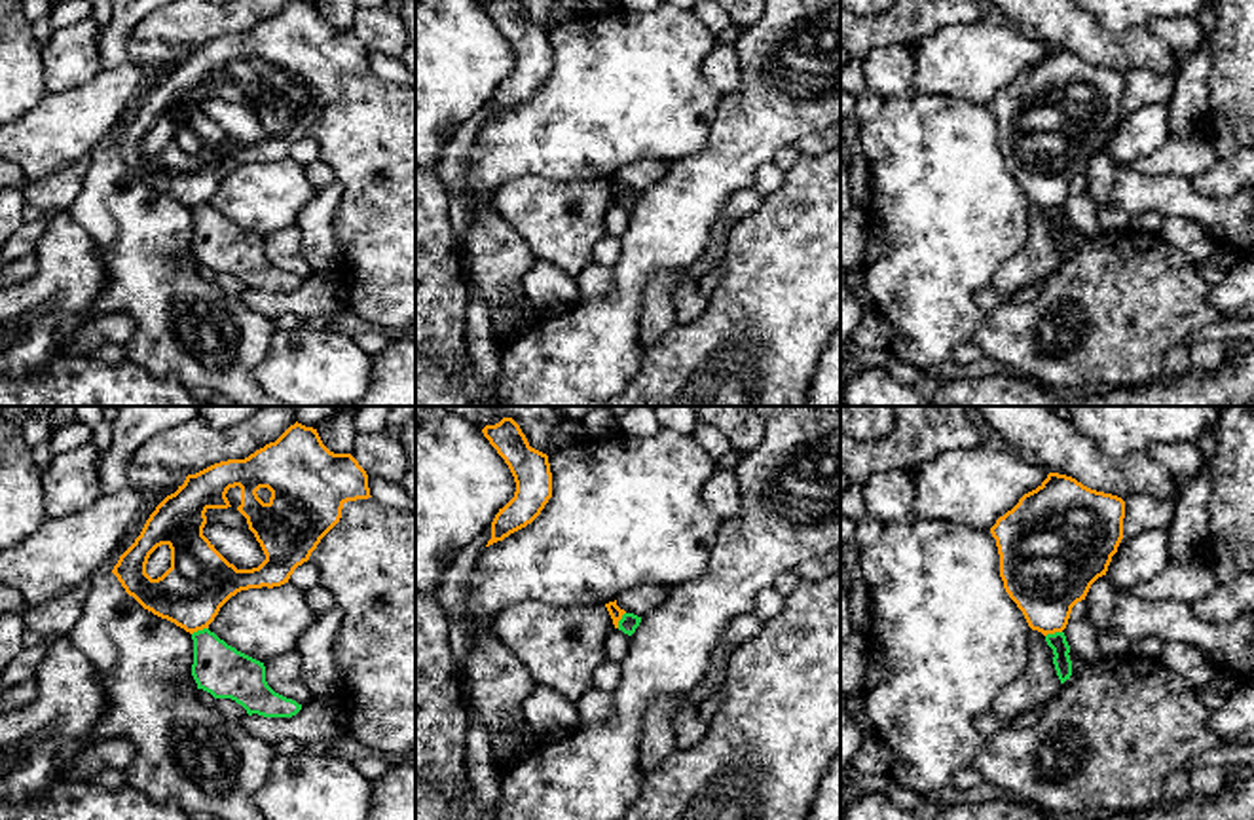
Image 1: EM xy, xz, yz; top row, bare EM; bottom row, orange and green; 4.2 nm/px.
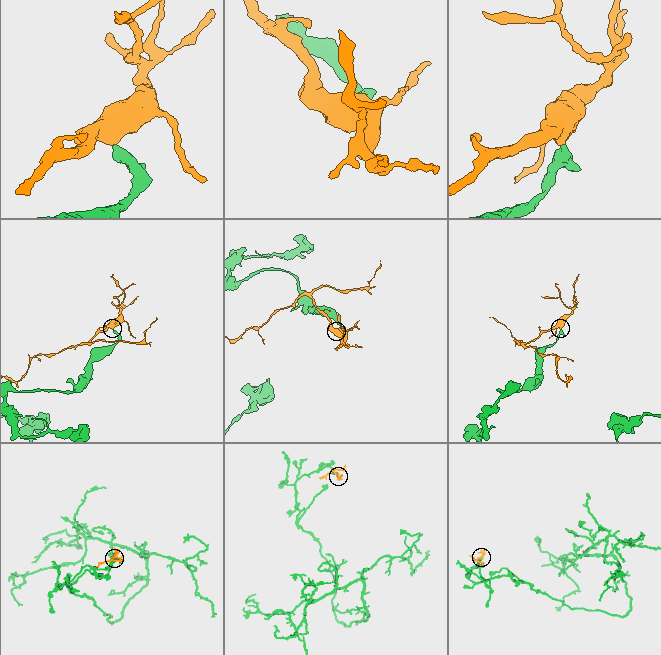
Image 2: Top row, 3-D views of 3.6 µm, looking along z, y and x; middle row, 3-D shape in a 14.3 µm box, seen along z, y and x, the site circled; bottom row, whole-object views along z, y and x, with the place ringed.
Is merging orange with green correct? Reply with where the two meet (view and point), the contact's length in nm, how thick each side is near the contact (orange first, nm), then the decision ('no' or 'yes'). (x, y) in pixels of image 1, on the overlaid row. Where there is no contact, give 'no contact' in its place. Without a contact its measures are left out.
xy (200, 629) | 80 nm | 280/220 nm | no

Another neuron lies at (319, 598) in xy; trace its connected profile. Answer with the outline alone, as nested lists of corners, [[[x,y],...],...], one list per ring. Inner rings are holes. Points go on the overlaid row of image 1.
[[[323,585],[305,590],[305,600],[317,617],[323,617],[336,606],[332,592]]]

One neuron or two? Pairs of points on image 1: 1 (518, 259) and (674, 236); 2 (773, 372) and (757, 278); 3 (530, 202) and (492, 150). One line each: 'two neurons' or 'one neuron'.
1: two neurons
2: one neuron
3: two neurons

